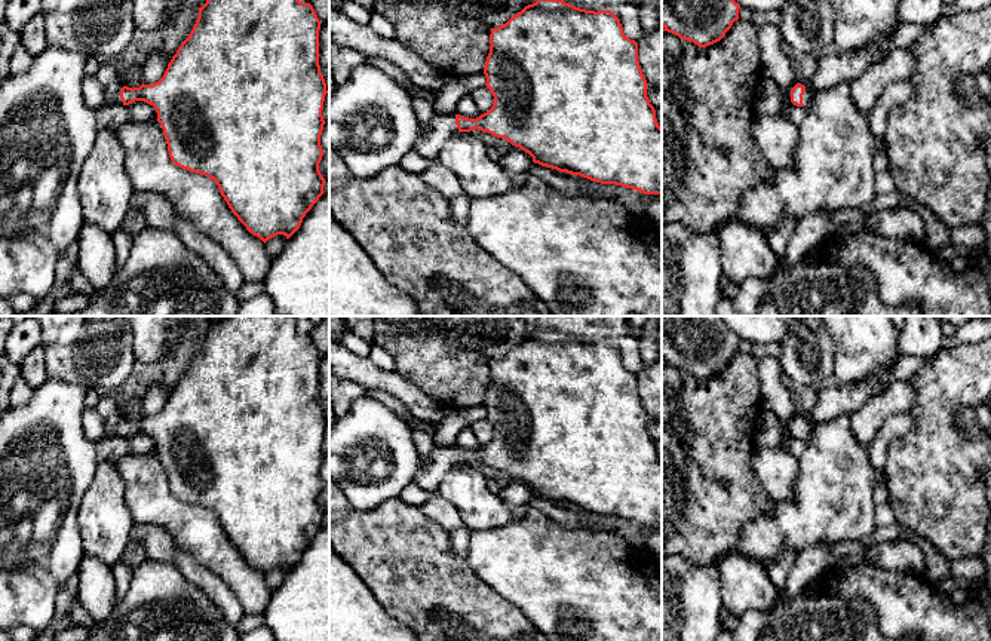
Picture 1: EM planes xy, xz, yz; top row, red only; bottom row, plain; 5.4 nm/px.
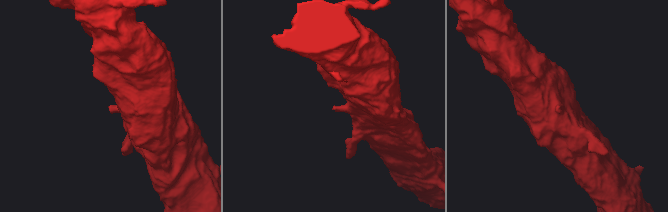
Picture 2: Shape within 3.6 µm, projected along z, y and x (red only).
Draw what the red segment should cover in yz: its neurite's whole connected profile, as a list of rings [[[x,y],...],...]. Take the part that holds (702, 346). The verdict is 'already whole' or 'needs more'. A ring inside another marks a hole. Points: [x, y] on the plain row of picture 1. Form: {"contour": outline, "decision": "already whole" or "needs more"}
{"contour": [[[662,316],[662,359],[699,380],[720,374],[739,341],[721,316]]], "decision": "already whole"}

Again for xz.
{"contour": [[[539,329],[506,356],[493,361],[490,377],[484,407],[494,429],[493,439],[476,451],[435,448],[414,478],[420,488],[436,491],[451,467],[478,461],[504,470],[541,499],[644,527],[662,527],[662,460],[647,429],[638,375],[625,368],[620,352],[611,343],[586,343],[559,331]]], "decision": "needs more"}

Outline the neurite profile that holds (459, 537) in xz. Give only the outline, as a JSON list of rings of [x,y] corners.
[[[466,527],[450,531],[452,552],[457,559],[467,561],[470,530]]]

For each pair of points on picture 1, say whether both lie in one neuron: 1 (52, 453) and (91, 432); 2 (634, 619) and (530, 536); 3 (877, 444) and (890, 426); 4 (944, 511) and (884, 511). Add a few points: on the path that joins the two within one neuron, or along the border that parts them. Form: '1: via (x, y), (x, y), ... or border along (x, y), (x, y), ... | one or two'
1: border along (85, 408), (82, 431), (94, 444) | two
2: via (608, 595), (594, 595), (585, 591), (555, 561) | one
3: via (881, 439), (889, 431) | one
4: border along (887, 503), (896, 521) | two

